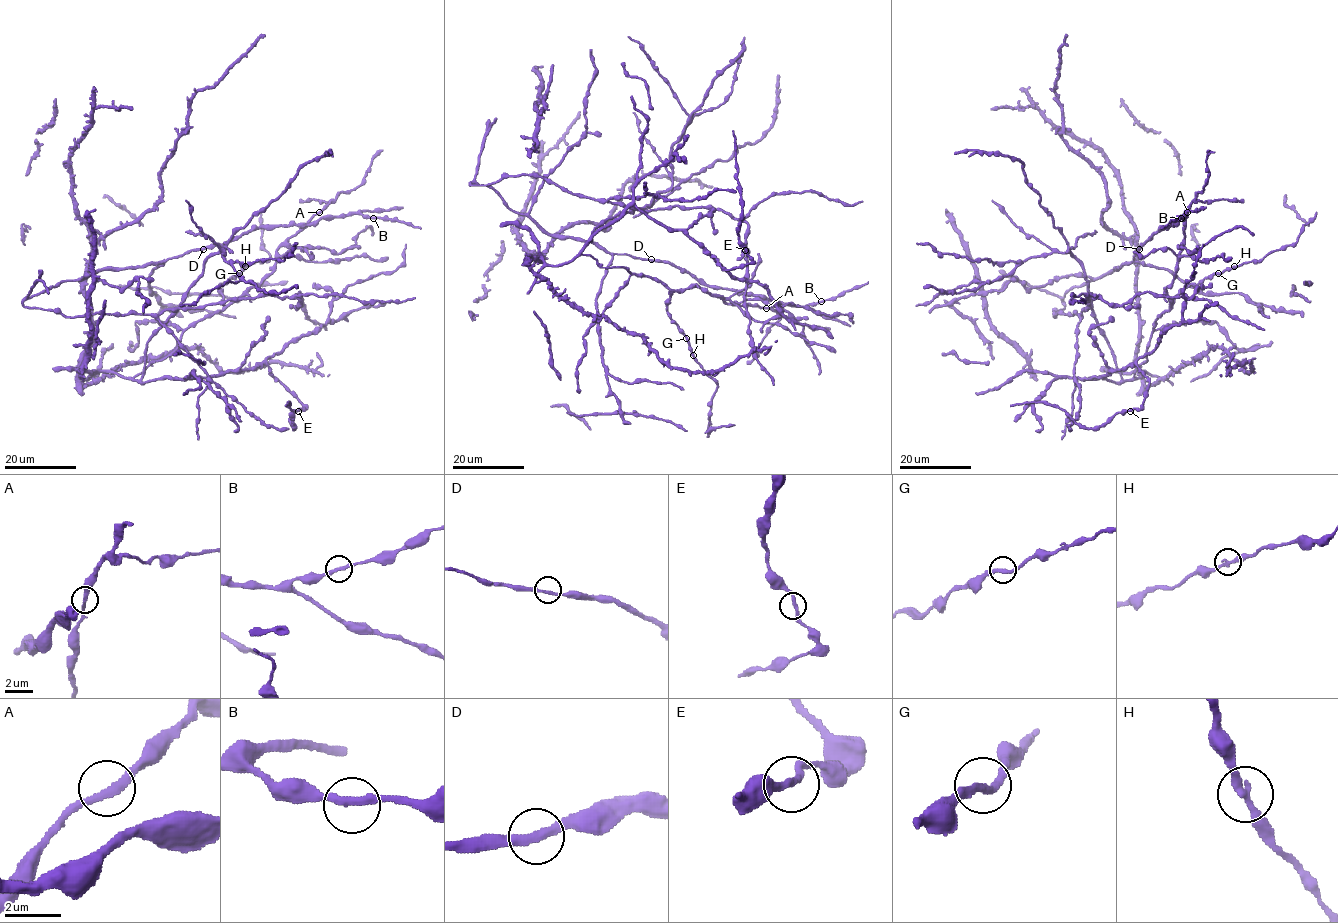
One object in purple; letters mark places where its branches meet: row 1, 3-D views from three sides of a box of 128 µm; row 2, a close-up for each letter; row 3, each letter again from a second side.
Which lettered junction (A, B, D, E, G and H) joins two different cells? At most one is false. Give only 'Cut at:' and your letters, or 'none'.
Cut at: none

